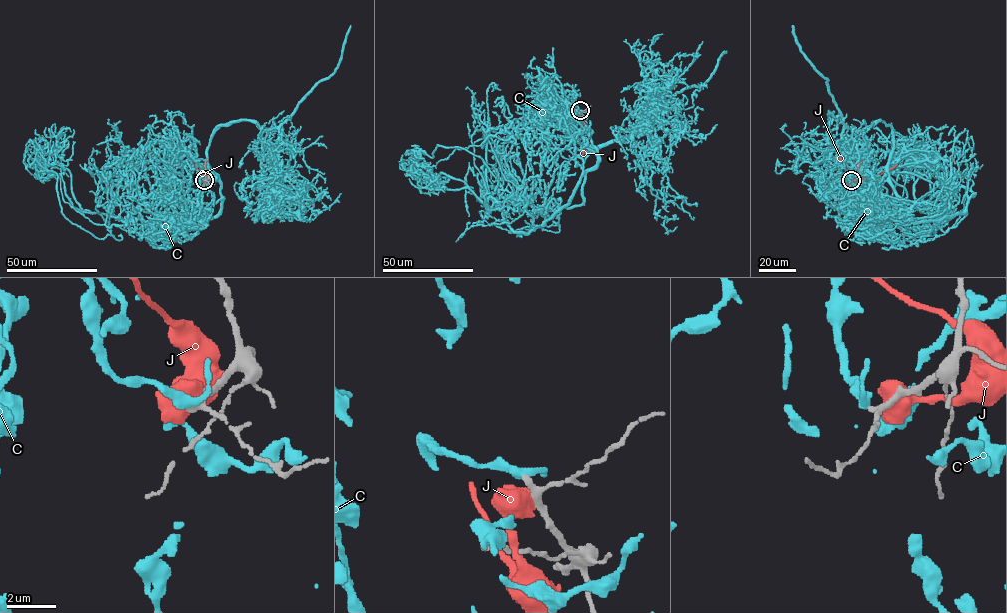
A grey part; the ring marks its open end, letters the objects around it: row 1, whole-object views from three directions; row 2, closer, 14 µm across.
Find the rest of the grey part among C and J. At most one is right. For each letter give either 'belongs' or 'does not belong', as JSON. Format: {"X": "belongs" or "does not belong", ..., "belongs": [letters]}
{"C": "does not belong", "J": "does not belong", "belongs": []}

